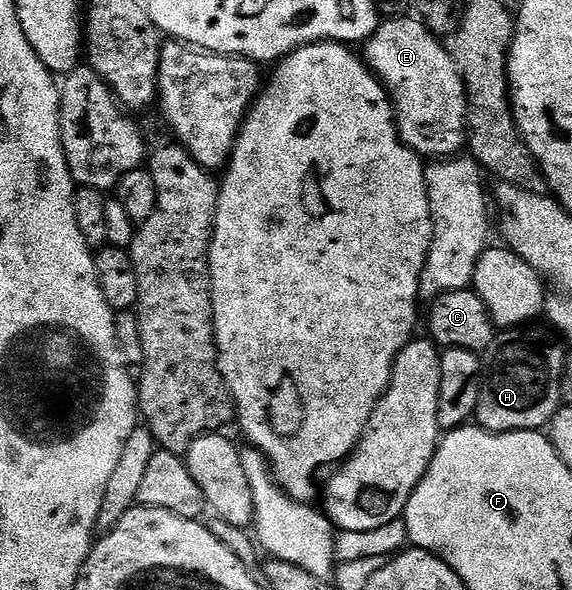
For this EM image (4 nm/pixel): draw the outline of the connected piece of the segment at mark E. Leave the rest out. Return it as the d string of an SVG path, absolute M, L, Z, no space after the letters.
M390 17L379 22L378 28L365 40L364 58L367 67L378 76L390 102L394 104L394 122L398 125L398 136L417 155L430 161L441 161L457 156L467 146L466 83L458 72L456 61L442 47L442 42L422 22L421 18Z

